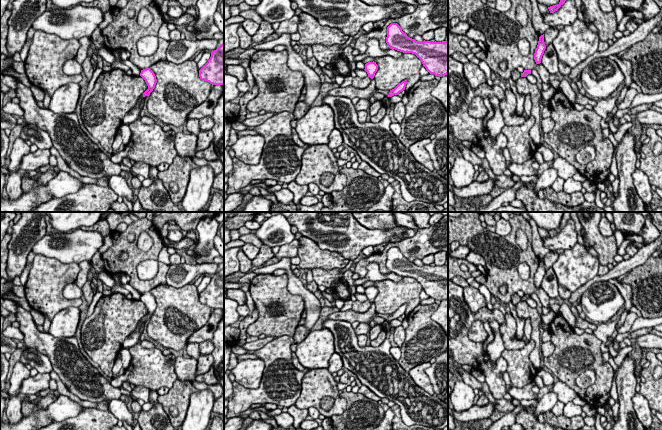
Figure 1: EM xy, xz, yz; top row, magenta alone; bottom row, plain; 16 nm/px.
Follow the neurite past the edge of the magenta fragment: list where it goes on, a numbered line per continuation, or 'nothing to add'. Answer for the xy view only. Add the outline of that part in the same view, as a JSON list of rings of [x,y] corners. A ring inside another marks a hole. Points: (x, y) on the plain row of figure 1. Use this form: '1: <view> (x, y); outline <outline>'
1: xy (134, 338); outline [[[143,318],[140,320],[137,329],[130,335],[128,336],[124,342],[123,342],[123,348],[125,349],[129,349],[132,346],[136,345],[137,343],[140,342],[140,337],[141,337],[141,333],[140,333],[140,327],[142,326],[143,323],[145,323],[147,320],[143,320]]]

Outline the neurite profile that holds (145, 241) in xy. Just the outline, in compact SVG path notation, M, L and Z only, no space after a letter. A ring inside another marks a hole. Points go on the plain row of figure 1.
M145 231L139 235L137 247L147 252L153 246L153 238Z

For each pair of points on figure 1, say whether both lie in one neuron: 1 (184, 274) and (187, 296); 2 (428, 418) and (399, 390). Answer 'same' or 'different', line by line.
1: different
2: same

